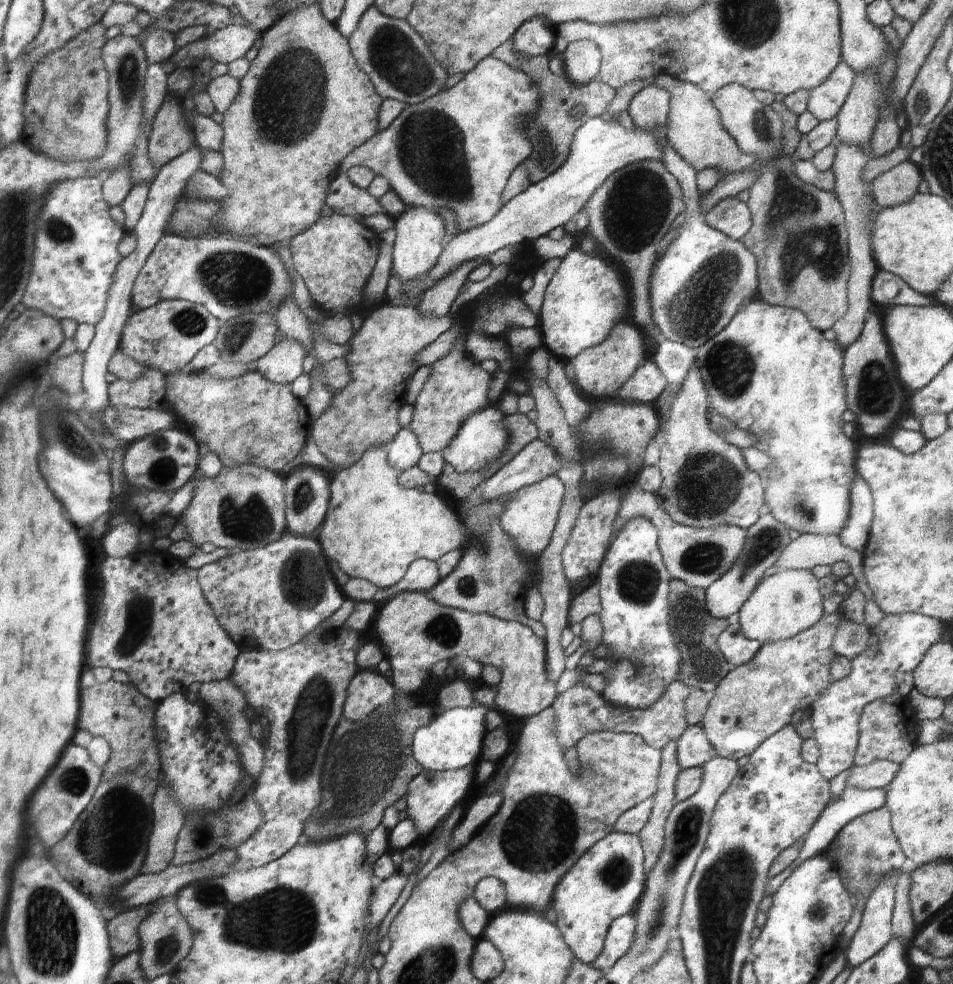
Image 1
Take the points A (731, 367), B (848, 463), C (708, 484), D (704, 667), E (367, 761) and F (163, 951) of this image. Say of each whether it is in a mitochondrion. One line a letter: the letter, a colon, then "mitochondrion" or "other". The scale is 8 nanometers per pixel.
A: mitochondrion
B: other
C: mitochondrion
D: mitochondrion
E: mitochondrion
F: mitochondrion

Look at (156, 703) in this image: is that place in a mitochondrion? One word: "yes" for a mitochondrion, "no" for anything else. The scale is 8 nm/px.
no

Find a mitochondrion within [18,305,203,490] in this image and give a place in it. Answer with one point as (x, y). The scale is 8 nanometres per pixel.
(69, 438)

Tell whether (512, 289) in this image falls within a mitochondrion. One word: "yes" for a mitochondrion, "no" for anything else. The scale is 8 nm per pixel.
no

